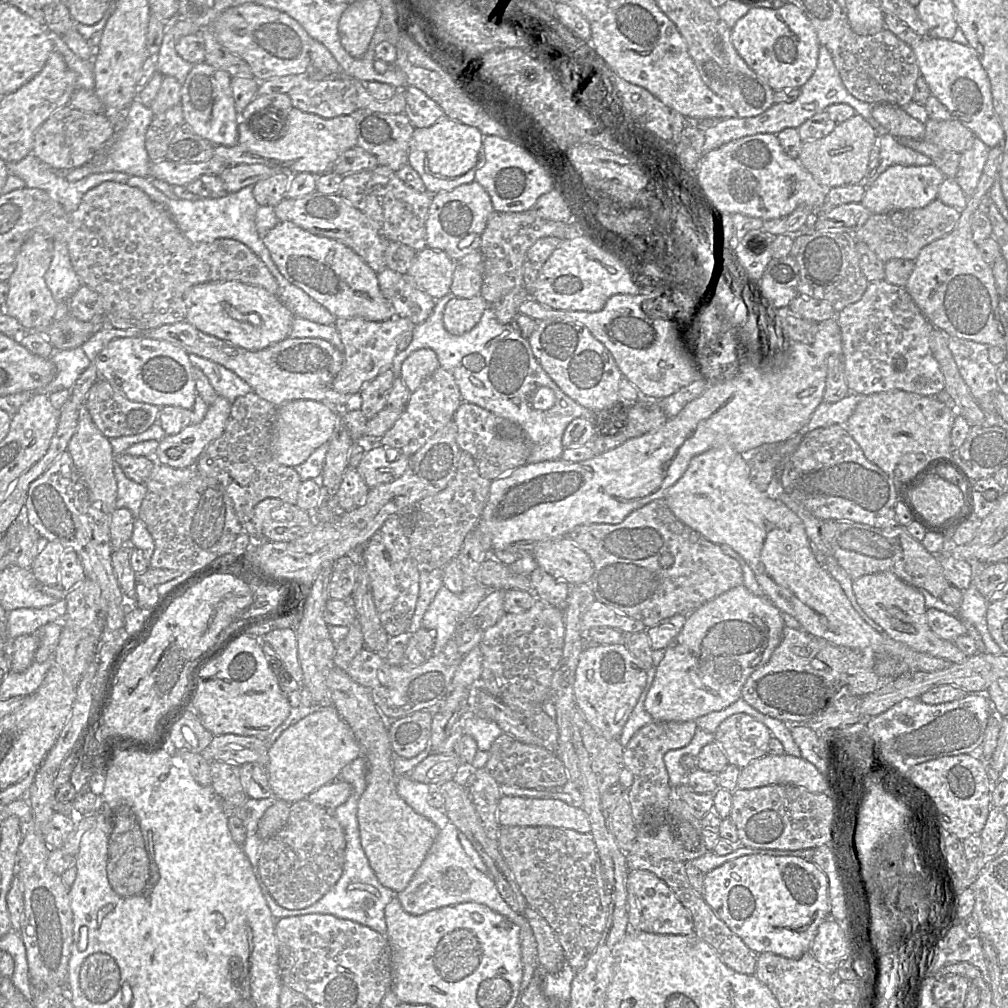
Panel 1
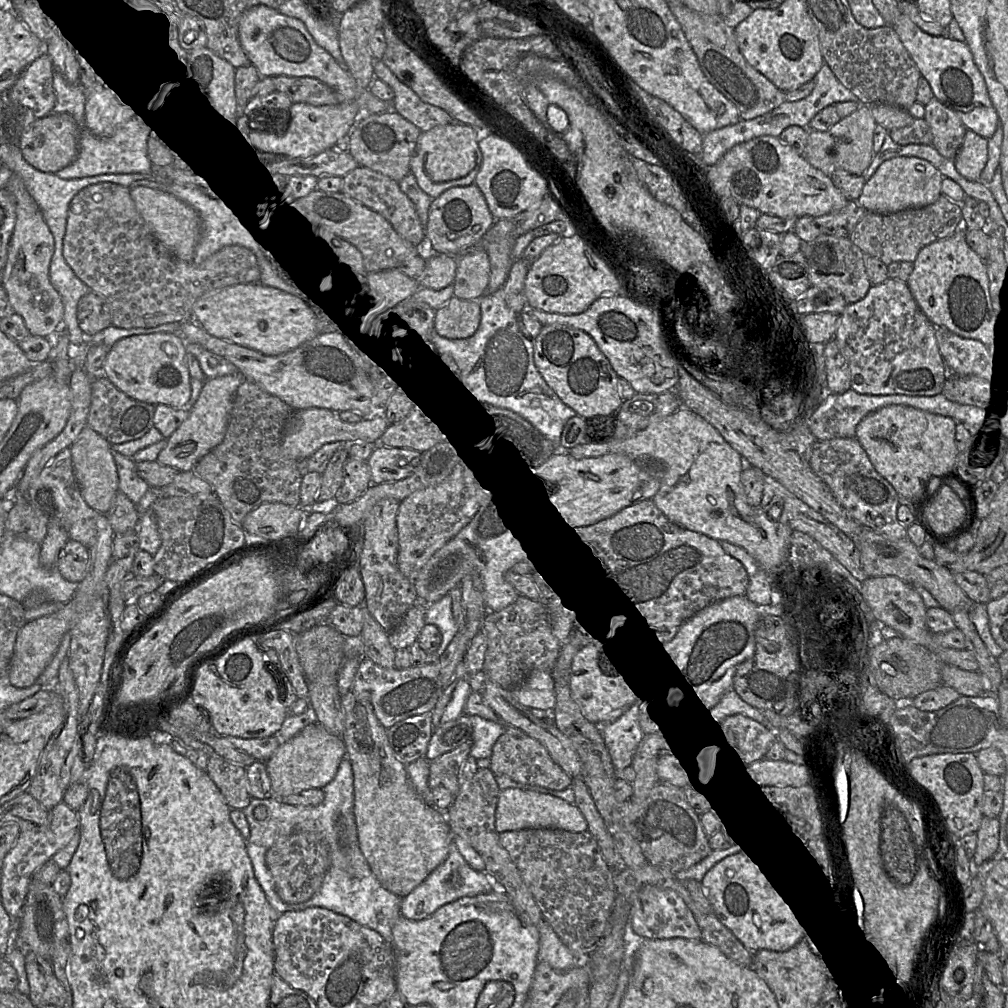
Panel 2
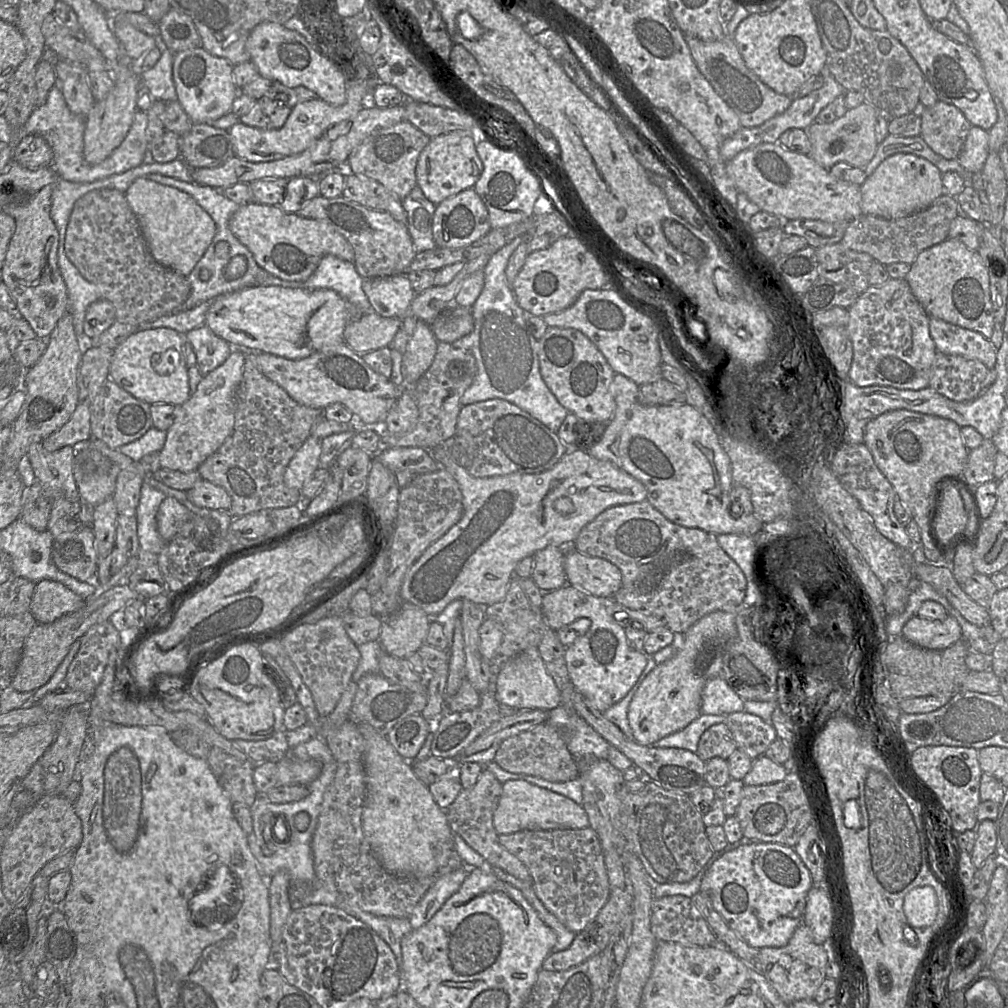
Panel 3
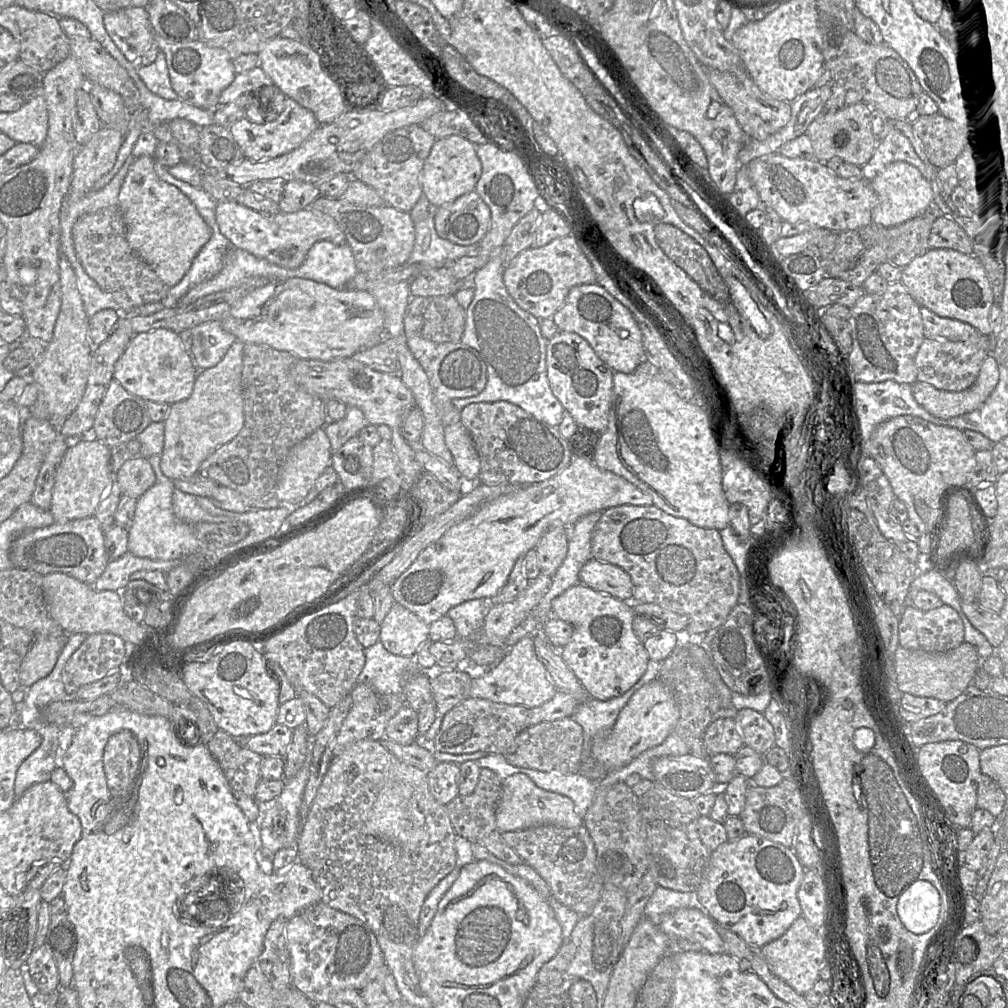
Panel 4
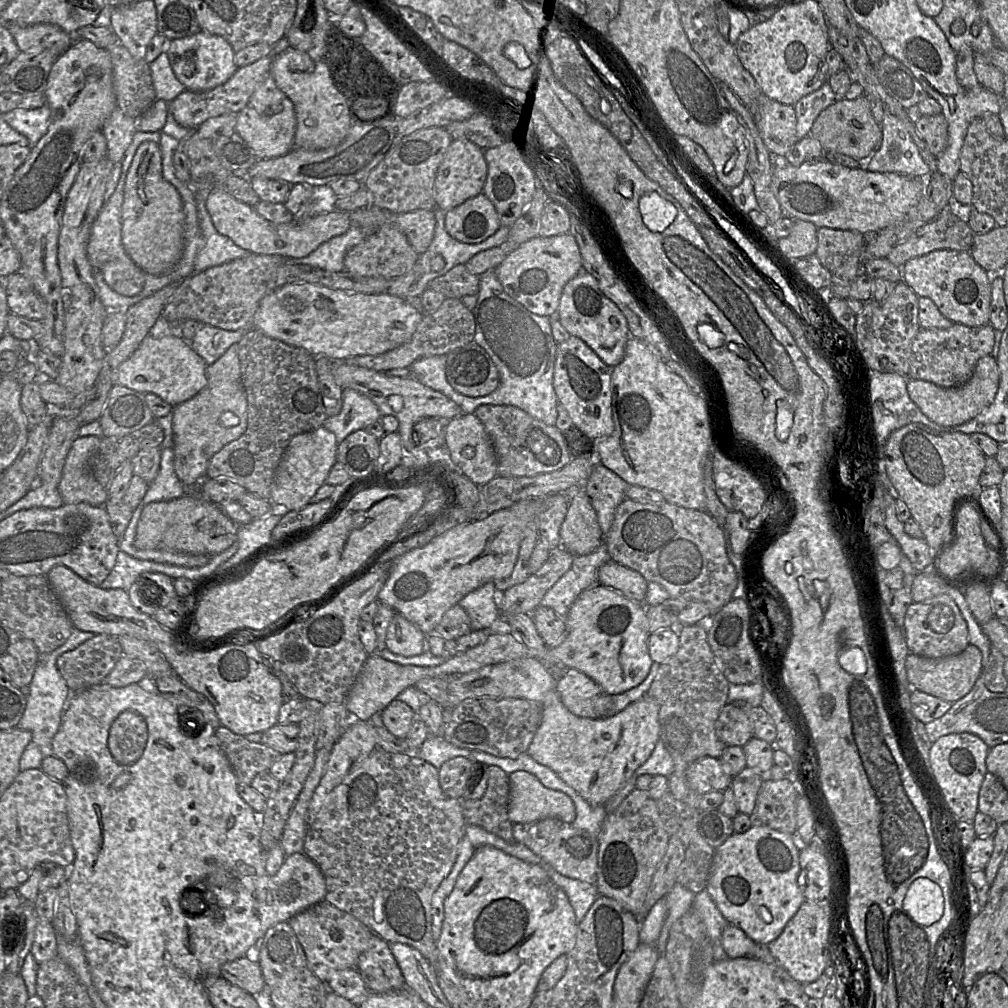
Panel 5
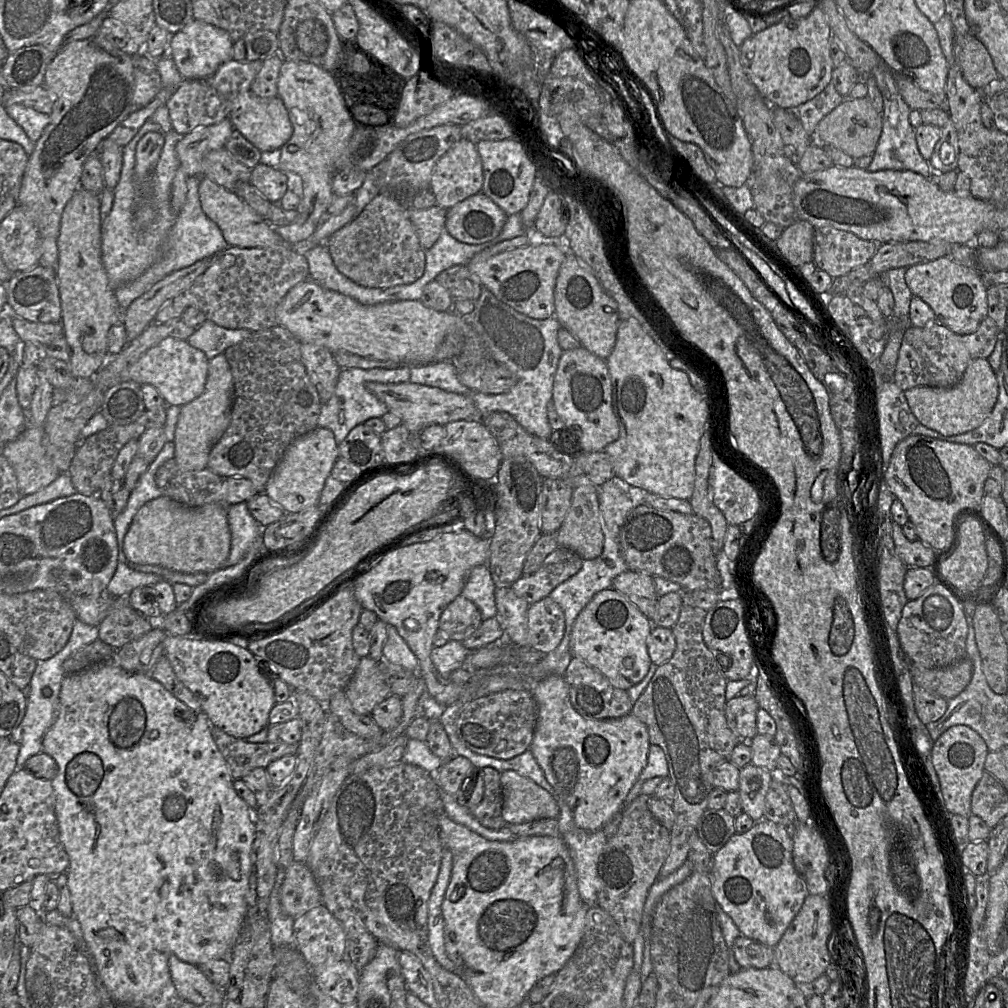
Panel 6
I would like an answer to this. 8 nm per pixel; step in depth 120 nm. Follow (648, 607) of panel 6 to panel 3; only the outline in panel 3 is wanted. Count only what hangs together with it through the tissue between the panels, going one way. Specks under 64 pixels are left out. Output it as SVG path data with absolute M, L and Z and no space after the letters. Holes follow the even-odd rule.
M574 543L564 552L567 584L601 599L613 599L622 586L622 574L616 565L578 552Z

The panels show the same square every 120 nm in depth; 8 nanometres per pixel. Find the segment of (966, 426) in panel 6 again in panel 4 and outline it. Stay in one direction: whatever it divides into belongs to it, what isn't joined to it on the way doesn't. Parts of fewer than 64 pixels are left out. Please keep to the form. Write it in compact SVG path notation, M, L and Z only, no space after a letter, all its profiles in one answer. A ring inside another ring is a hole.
M988 355L976 381L966 390L950 392L917 381L912 384L912 393L918 404L931 415L941 419L950 419L981 407L997 386L998 381L997 362L992 355Z

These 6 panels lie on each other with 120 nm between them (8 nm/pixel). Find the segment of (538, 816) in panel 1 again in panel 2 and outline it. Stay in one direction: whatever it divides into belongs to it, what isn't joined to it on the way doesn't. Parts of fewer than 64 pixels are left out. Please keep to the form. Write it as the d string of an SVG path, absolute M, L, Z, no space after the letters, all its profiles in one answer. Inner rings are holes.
M508 788L500 792L495 826L499 834L524 829L588 831L588 822L577 806L557 797L518 788Z

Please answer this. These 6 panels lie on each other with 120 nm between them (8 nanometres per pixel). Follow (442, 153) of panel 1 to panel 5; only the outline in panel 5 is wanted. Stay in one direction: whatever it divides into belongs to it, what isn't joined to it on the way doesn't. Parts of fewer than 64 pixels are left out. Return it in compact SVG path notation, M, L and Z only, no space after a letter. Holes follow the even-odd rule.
M453 139L437 168L433 193L436 209L446 212L481 193L487 174L483 151L468 139Z

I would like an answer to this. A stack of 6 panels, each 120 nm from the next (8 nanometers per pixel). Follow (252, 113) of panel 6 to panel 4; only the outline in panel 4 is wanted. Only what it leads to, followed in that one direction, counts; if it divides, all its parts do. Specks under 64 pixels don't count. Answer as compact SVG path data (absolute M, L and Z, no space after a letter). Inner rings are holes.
M290 97L285 99L285 109L274 121L256 124L245 117L234 122L228 129L239 145L244 157L262 161L289 153L300 147L320 126L314 113Z

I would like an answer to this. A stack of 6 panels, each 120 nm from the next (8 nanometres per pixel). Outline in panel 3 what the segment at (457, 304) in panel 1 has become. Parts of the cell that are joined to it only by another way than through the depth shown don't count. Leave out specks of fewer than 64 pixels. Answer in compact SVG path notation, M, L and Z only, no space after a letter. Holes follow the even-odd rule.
M452 304L434 319L430 327L439 342L453 343L473 330L471 309Z

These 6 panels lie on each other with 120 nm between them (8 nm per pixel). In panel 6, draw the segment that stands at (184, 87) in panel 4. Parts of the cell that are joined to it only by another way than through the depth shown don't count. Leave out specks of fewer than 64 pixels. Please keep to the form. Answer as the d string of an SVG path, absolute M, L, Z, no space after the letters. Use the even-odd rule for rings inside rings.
M194 19L170 36L170 53L184 79L201 79L213 75L222 64L233 59L233 43L227 31Z

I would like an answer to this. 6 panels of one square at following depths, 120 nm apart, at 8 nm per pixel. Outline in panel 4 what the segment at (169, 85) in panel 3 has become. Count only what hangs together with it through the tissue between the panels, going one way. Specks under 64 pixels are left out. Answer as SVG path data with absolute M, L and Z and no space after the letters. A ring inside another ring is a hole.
M161 51L155 61L148 66L137 66L138 74L147 88L154 94L166 100L178 99L173 90L166 63L165 54Z

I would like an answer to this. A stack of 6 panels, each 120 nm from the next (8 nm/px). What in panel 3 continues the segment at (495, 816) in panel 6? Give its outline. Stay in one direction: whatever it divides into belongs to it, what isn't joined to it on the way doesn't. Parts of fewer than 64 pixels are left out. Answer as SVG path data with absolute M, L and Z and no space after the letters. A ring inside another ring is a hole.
M489 770L482 771L476 784L468 789L462 789L454 802L446 811L447 819L454 835L459 835L487 862L488 867L497 867L507 874L524 882L532 882L527 867L499 843L499 834L494 828L494 813L502 794L501 784Z

